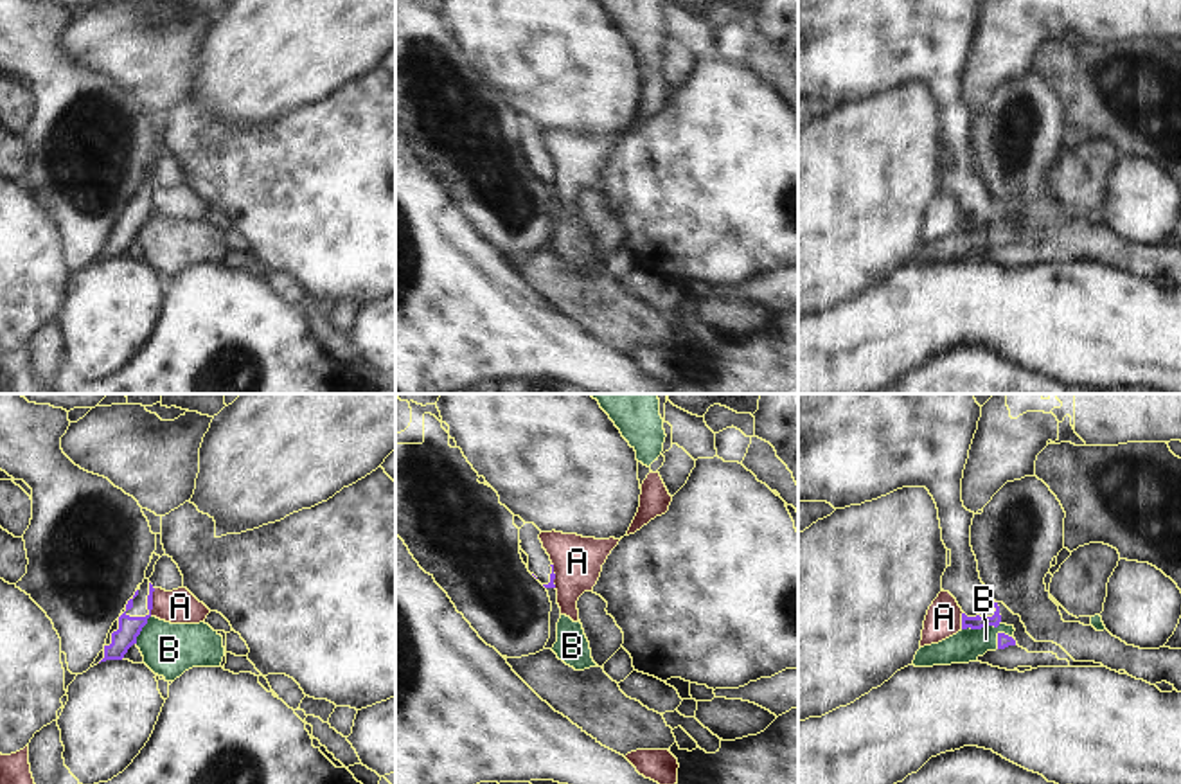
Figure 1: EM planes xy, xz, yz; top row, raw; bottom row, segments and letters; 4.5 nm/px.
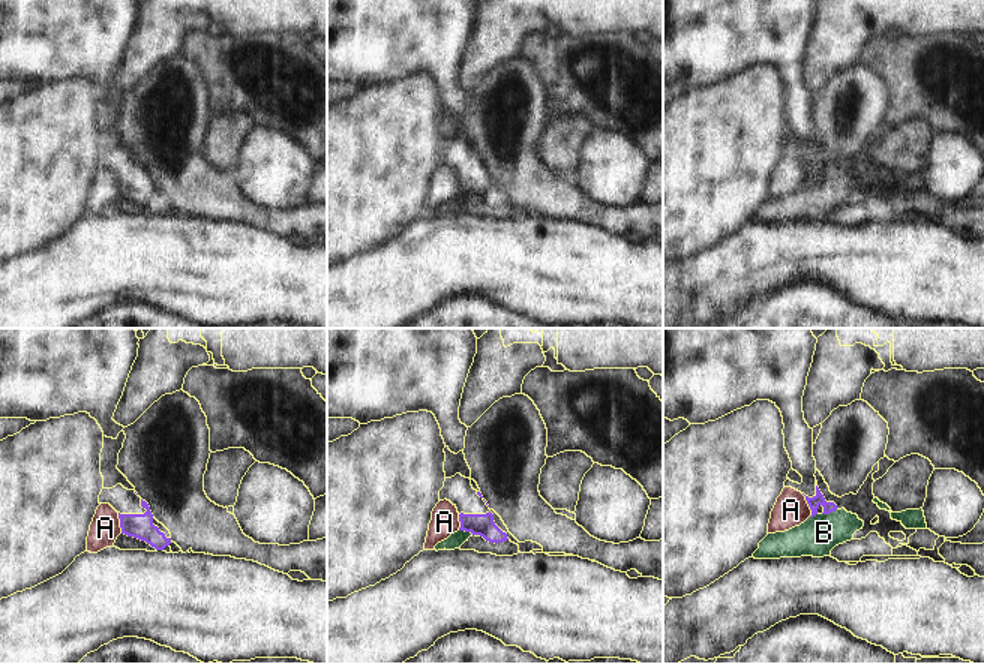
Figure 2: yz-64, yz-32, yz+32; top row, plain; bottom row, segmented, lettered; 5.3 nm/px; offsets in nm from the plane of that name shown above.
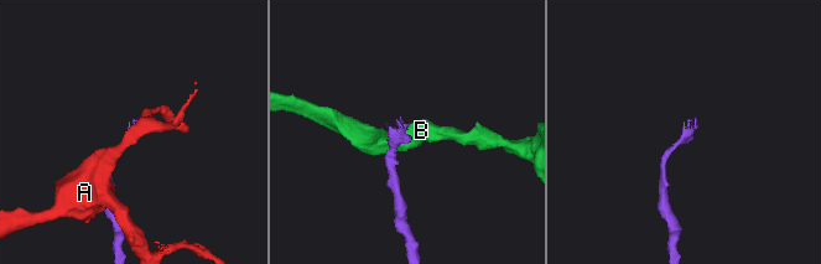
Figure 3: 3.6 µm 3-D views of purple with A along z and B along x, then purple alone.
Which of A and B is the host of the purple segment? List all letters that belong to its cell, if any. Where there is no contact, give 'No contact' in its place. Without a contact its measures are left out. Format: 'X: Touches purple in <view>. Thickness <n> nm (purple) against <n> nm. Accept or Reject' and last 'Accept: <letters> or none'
A: Touches purple in xy. Thickness 100 nm (purple) against 160 nm. Reject
B: Touches purple in yz. Thickness 60 nm (purple) against 150 nm. Reject
Accept: none

